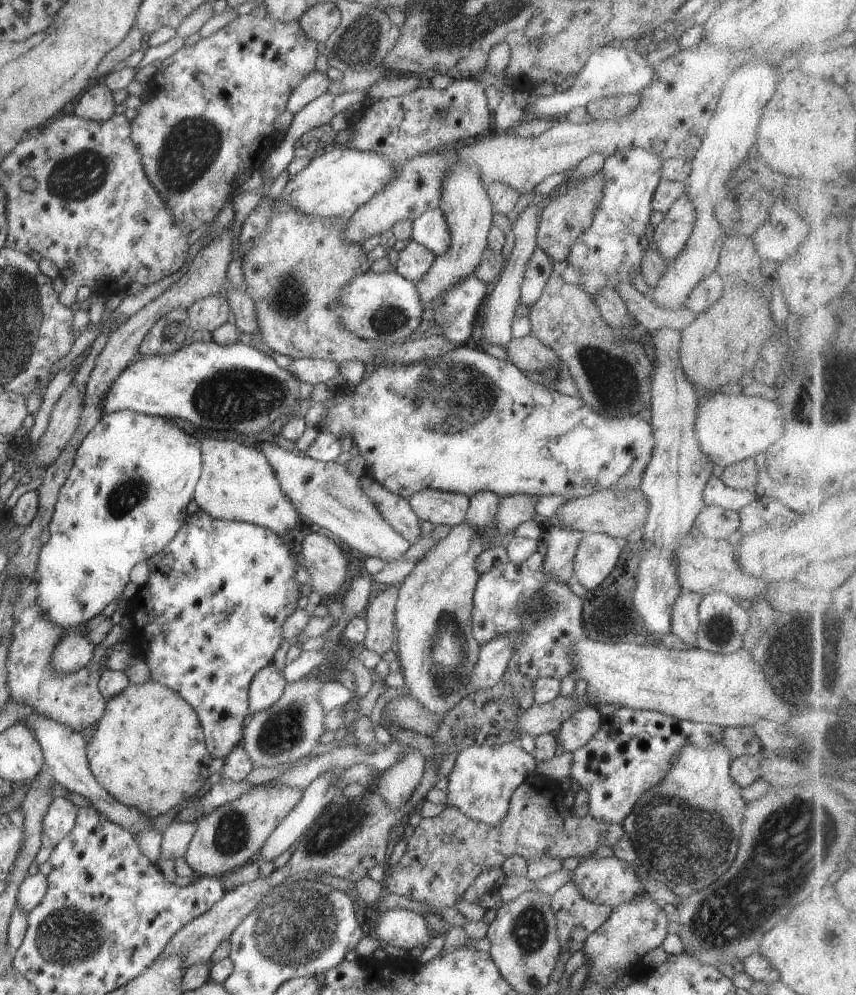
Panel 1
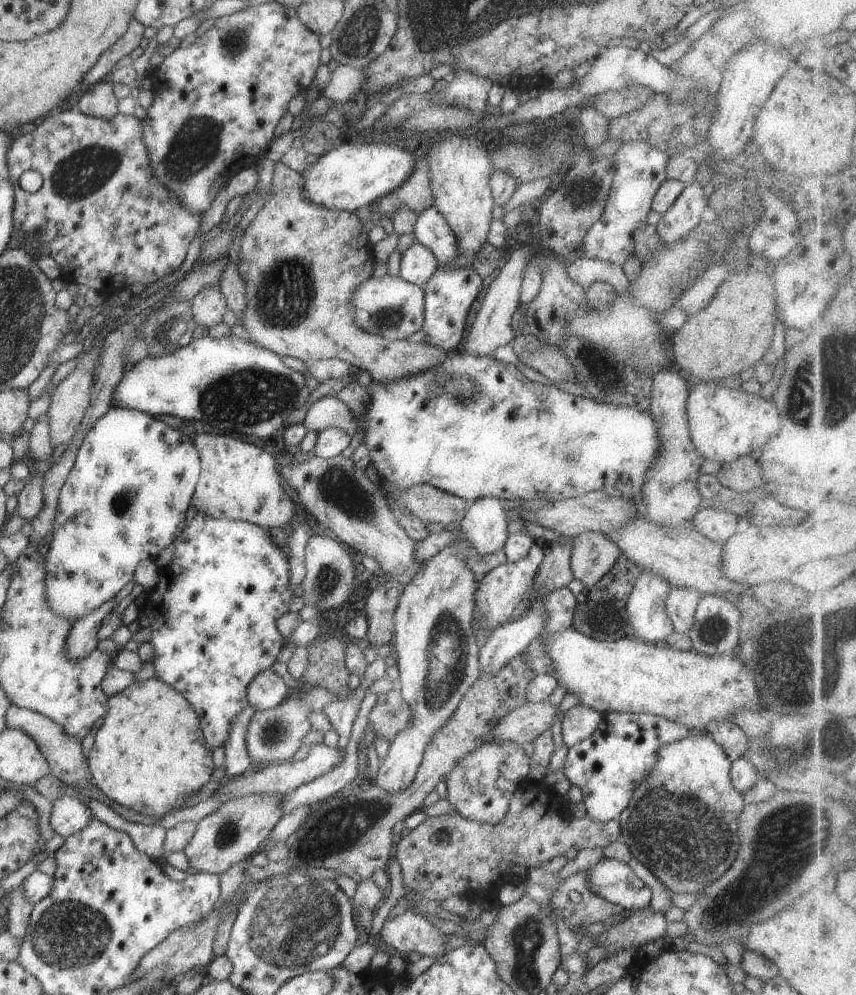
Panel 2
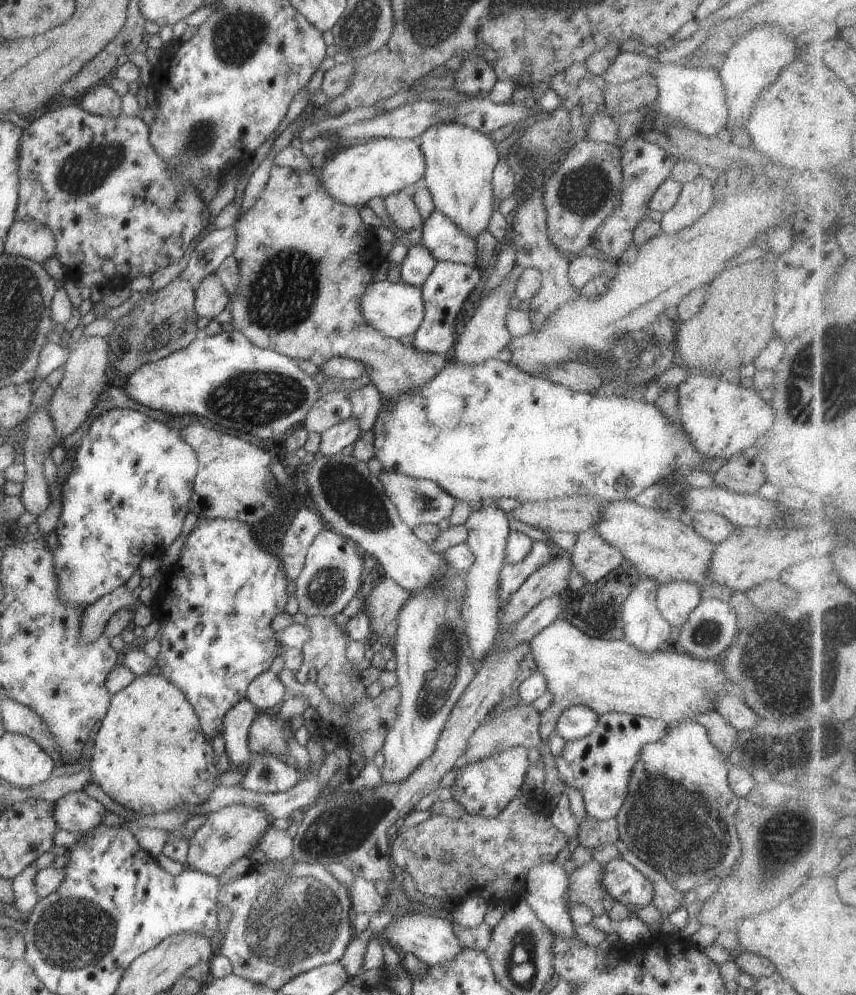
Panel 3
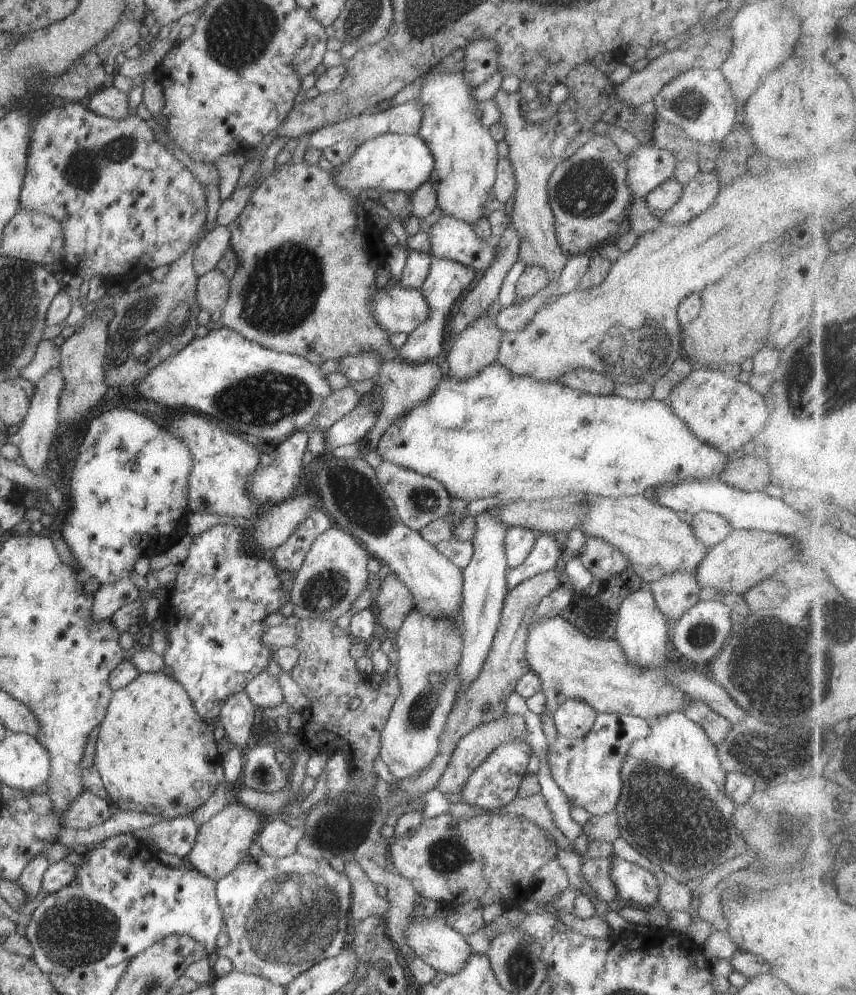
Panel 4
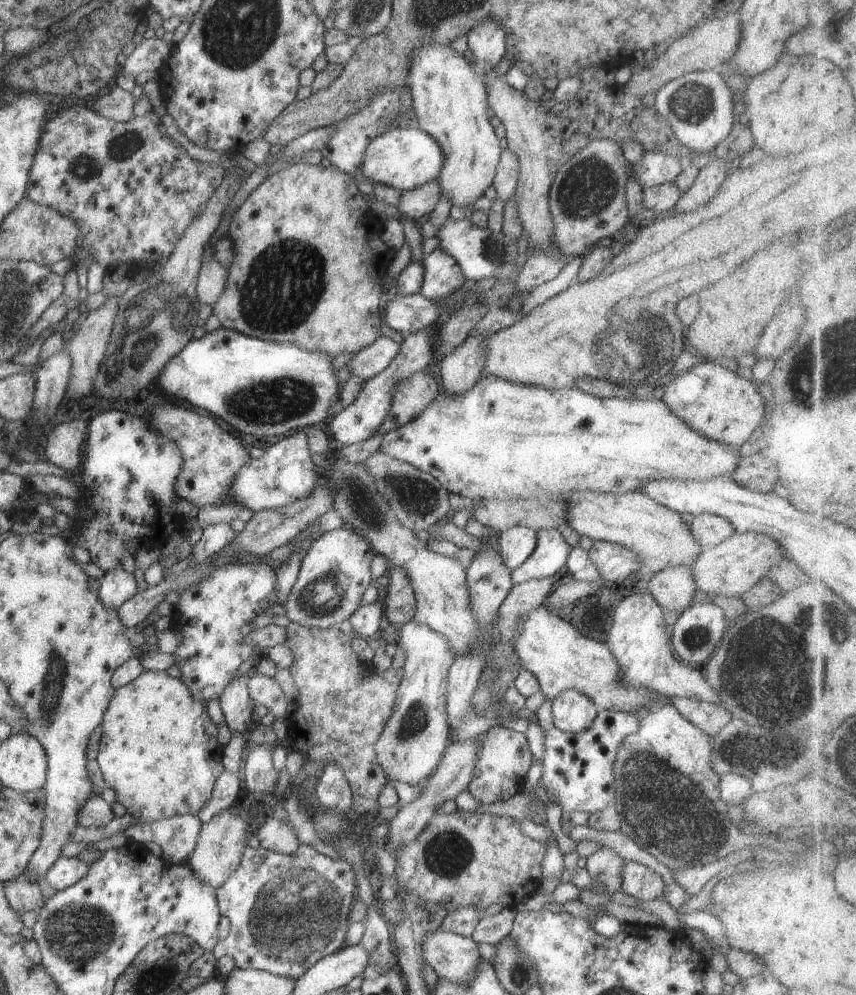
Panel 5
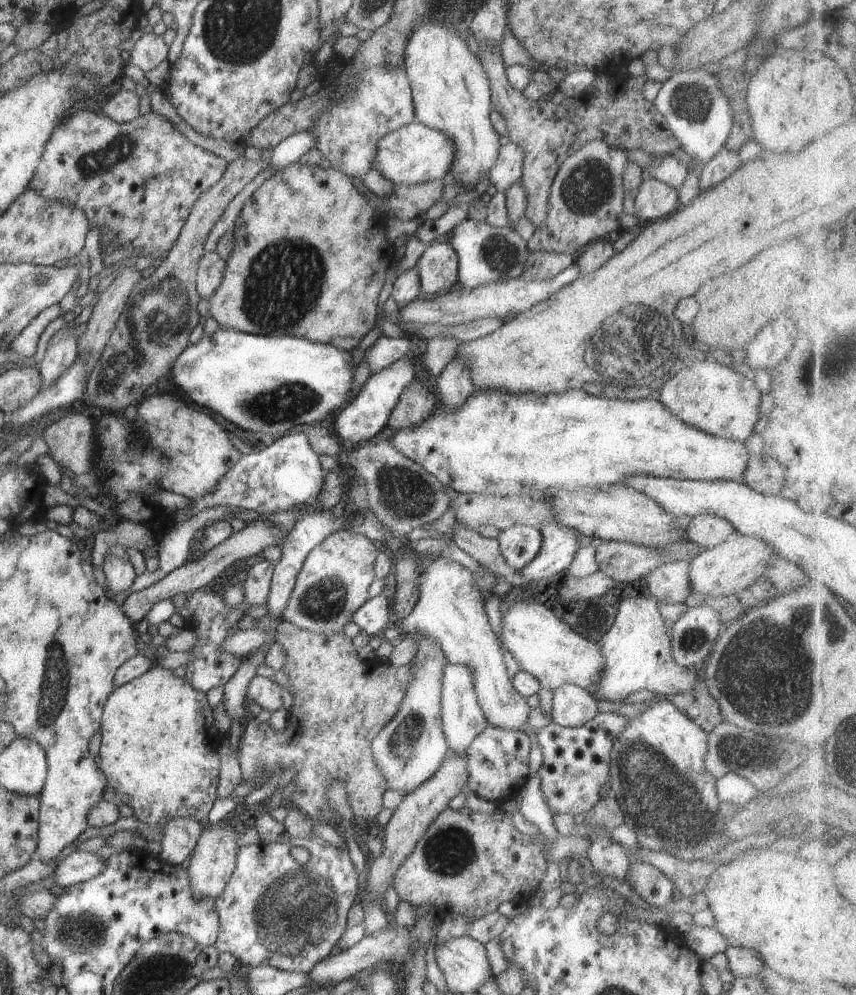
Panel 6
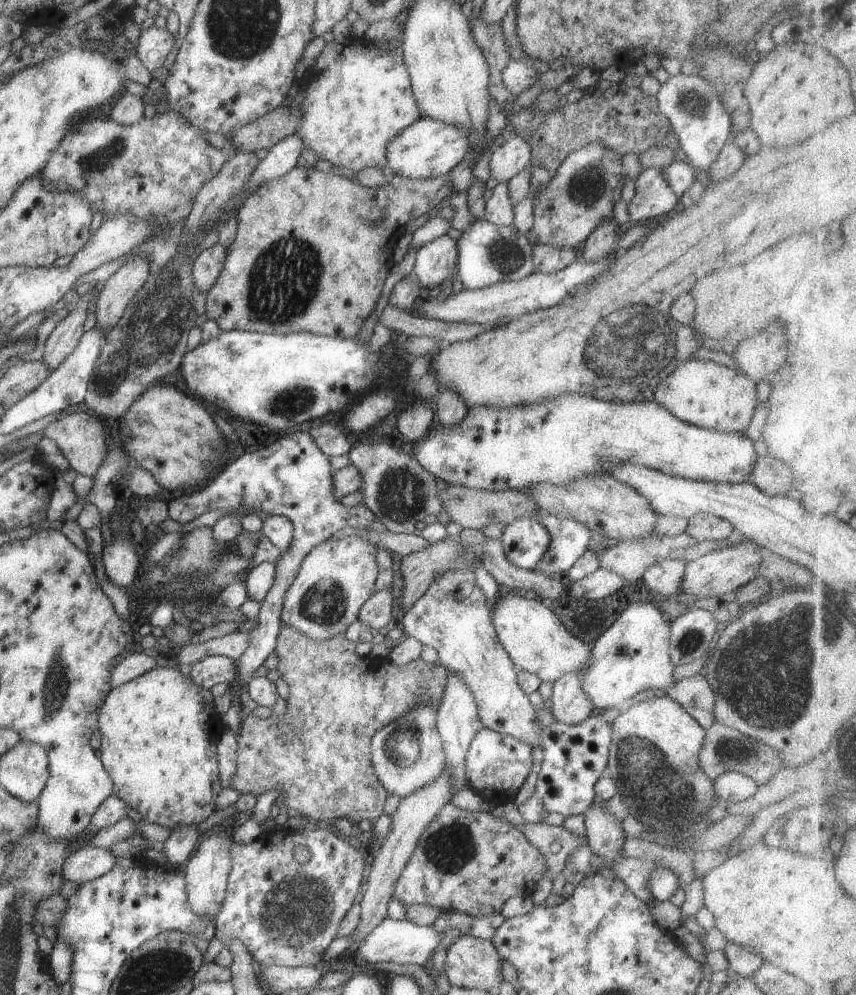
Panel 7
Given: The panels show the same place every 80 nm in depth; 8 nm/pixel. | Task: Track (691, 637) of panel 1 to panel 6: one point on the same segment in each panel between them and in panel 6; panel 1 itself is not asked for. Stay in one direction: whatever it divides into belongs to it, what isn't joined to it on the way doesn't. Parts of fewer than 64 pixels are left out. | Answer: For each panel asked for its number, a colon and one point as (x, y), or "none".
2: (681, 603)
3: (675, 600)
4: (676, 592)
5: (674, 588)
6: (669, 583)

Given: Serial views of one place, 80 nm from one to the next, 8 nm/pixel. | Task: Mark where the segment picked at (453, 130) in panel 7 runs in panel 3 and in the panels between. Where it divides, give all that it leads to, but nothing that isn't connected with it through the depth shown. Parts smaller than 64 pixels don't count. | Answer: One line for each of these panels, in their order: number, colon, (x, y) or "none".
3: (378, 167)
4: (391, 162)
5: (404, 159)
6: (414, 154)

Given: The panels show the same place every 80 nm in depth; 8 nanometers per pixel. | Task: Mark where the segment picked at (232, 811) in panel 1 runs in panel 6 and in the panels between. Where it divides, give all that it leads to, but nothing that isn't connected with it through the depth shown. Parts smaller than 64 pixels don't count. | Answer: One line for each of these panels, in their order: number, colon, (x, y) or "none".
2: (239, 829)
3: (235, 831)
4: (222, 841)
5: (219, 848)
6: (211, 864)

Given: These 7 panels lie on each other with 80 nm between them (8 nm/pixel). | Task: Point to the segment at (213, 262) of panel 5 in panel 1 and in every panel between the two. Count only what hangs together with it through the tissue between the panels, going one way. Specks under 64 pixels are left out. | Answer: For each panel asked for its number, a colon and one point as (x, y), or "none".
1: (208, 313)
2: (208, 307)
3: (211, 298)
4: (213, 287)

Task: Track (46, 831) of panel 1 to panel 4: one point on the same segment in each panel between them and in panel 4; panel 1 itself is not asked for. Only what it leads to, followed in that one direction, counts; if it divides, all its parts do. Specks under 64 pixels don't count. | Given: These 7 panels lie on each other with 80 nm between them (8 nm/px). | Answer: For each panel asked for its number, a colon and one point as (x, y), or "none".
2: (69, 815)
3: (75, 812)
4: (87, 811)

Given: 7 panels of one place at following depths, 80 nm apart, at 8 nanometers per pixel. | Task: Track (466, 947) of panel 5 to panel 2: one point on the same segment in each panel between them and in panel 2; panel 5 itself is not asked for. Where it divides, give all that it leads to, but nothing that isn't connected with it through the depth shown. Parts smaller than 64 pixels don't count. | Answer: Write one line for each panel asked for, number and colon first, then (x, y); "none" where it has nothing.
2: (410, 932)
3: (431, 939)
4: (444, 949)

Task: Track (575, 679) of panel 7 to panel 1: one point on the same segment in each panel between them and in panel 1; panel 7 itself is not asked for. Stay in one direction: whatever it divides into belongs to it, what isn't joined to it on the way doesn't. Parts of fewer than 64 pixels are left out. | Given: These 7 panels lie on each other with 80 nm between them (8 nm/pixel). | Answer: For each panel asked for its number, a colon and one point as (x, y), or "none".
1: (578, 729)
2: (579, 722)
3: (575, 723)
4: (574, 718)
5: (573, 712)
6: (572, 706)

